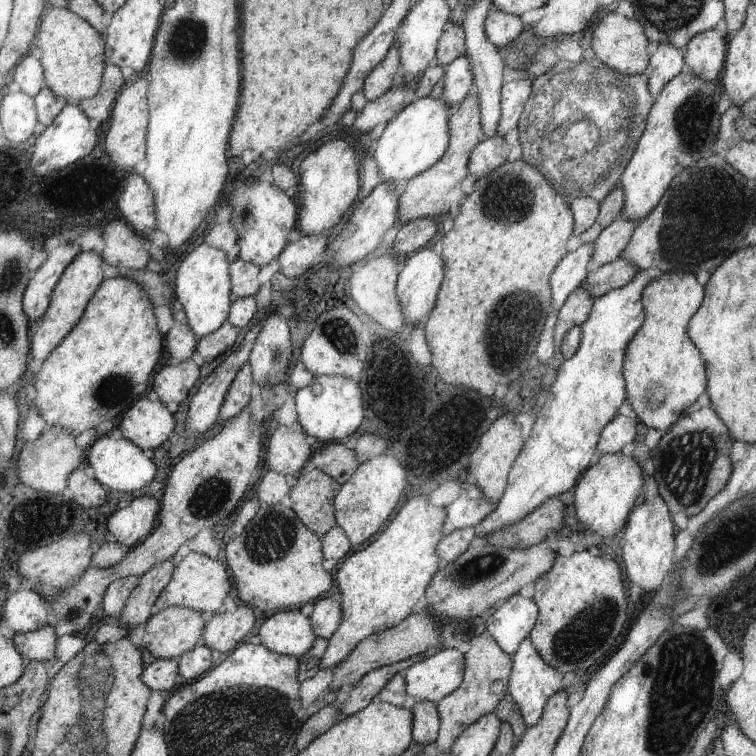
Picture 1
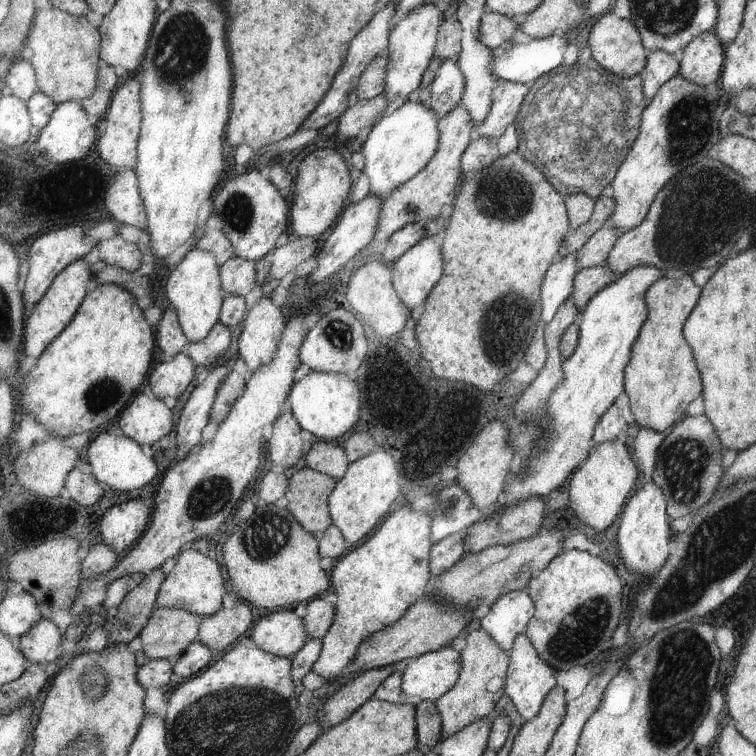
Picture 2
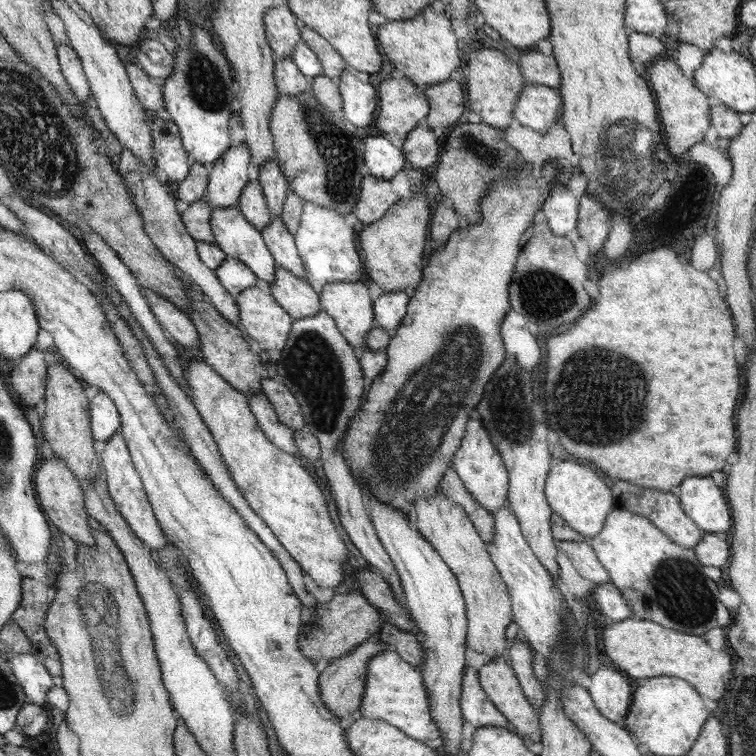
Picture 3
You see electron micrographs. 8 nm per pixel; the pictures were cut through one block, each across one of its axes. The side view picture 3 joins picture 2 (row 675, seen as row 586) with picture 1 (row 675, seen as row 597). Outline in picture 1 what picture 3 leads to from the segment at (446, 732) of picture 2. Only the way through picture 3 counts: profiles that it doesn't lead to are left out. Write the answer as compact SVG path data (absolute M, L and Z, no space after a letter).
M488 634L474 636L468 639L470 650L464 654L467 658L467 669L464 681L455 692L436 703L439 713L439 736L435 741L440 753L448 753L456 738L476 720L496 711L500 701L506 696L507 685L514 667L514 658L508 654L498 642Z

